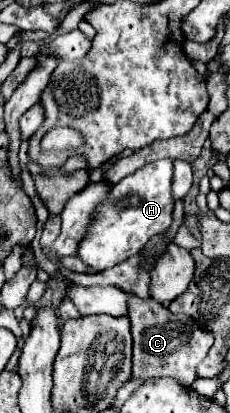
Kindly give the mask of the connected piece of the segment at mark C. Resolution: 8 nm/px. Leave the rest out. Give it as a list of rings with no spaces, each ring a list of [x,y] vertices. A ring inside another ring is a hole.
[[[128,294],[128,310],[134,338],[134,358],[132,358],[132,378],[148,380],[170,376],[180,384],[190,386],[198,374],[196,366],[206,358],[214,338],[208,330],[202,330],[194,318],[186,314],[172,314],[168,308],[158,304],[154,298],[140,300],[134,294]]]

